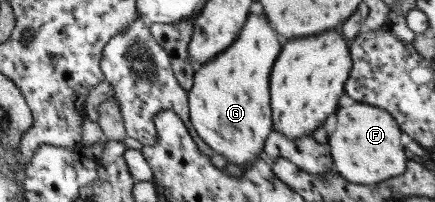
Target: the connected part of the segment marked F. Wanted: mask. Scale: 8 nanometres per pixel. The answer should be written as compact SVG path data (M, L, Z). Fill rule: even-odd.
M355 102L336 111L334 131L328 135L328 151L340 177L360 185L372 185L404 173L406 156L398 141L400 129L390 113L367 103Z

